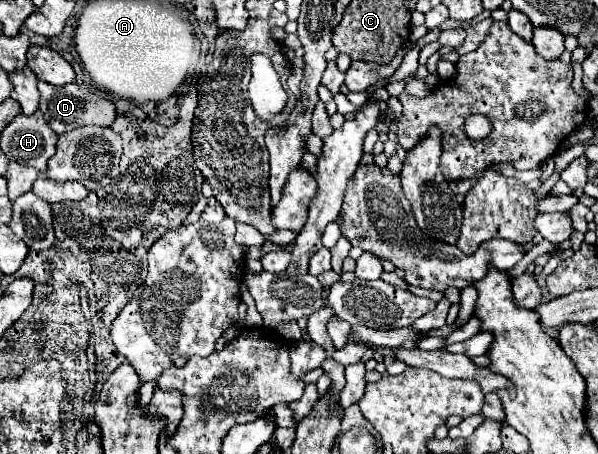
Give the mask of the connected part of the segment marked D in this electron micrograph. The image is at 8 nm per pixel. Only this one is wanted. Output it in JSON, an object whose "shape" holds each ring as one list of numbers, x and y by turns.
{"shape":[[38,81,38,91,40,91,40,111,44,113,44,119,56,133,66,133,76,127,84,125,100,125,100,127,110,127,116,119,116,107,112,101,98,97,94,93,84,91,76,83,64,85,64,87,54,87,50,83]]}

